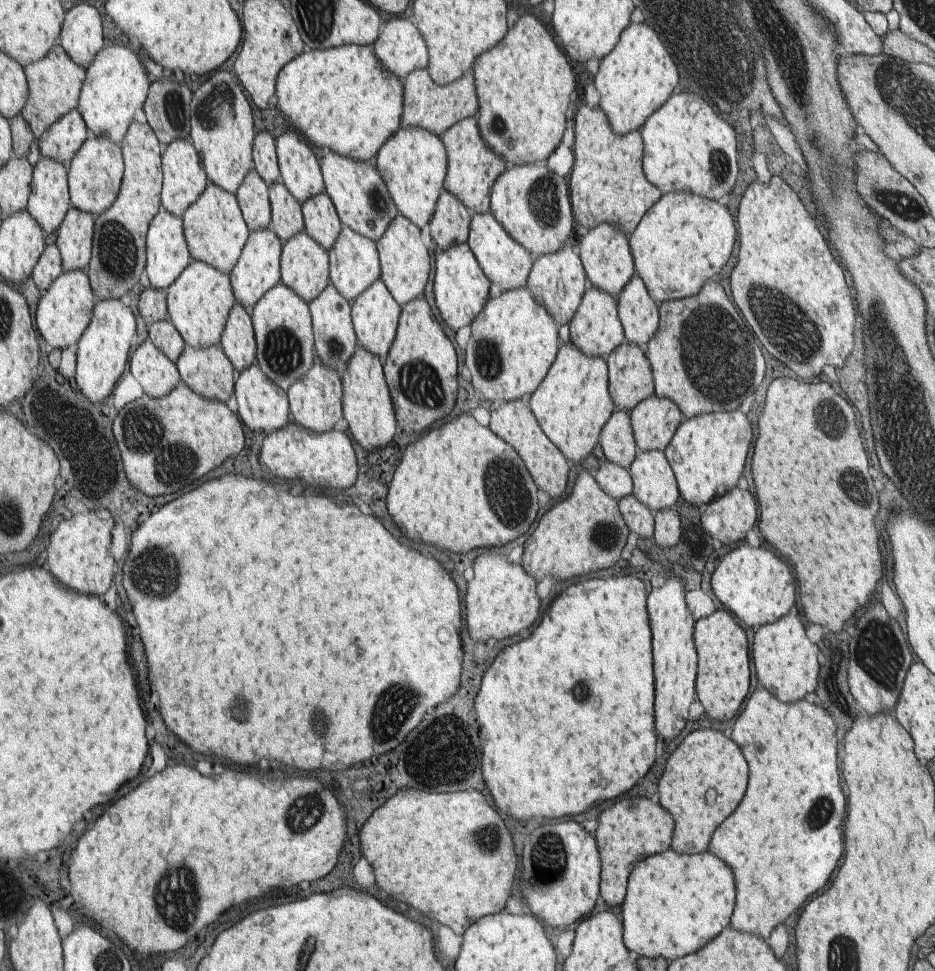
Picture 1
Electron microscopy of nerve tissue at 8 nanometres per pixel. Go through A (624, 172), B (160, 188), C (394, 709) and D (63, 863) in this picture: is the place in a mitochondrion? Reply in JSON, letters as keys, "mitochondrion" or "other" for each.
{"A":"other","B":"other","C":"mitochondrion","D":"other"}

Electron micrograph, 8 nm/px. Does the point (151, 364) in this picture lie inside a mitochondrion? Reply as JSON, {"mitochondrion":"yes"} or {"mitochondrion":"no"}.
{"mitochondrion":"no"}

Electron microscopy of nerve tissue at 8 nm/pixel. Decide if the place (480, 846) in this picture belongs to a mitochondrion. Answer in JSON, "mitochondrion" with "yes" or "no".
{"mitochondrion":"yes"}

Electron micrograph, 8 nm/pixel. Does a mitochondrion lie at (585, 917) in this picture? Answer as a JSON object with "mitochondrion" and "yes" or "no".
{"mitochondrion":"no"}

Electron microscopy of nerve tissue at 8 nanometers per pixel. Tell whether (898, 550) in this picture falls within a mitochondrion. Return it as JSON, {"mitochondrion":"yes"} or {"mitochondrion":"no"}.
{"mitochondrion":"no"}

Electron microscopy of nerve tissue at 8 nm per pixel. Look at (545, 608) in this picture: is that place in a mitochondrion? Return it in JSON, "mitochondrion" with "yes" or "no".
{"mitochondrion":"no"}

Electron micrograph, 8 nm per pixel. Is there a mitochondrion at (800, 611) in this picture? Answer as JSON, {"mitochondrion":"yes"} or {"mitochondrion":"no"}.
{"mitochondrion":"no"}

